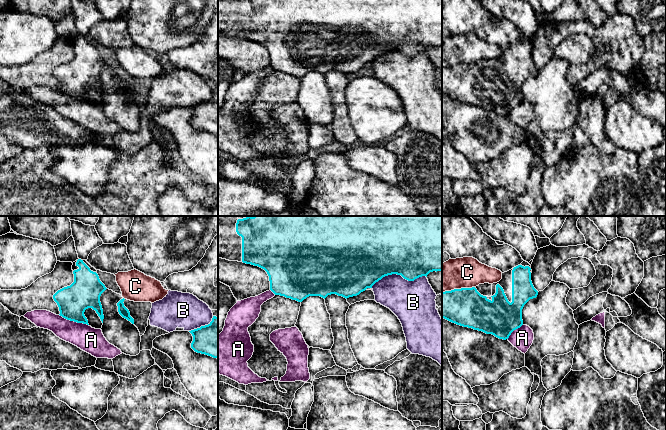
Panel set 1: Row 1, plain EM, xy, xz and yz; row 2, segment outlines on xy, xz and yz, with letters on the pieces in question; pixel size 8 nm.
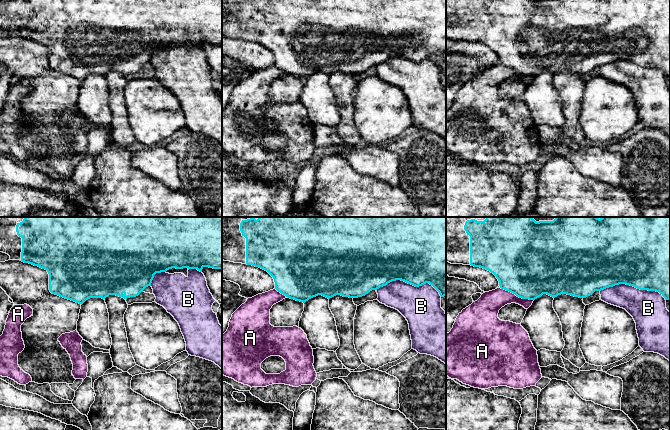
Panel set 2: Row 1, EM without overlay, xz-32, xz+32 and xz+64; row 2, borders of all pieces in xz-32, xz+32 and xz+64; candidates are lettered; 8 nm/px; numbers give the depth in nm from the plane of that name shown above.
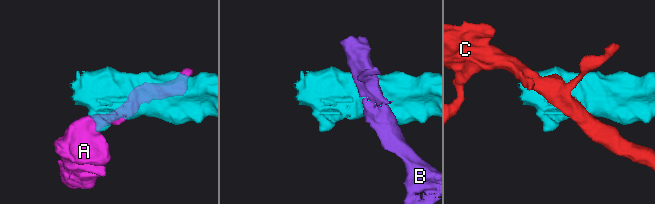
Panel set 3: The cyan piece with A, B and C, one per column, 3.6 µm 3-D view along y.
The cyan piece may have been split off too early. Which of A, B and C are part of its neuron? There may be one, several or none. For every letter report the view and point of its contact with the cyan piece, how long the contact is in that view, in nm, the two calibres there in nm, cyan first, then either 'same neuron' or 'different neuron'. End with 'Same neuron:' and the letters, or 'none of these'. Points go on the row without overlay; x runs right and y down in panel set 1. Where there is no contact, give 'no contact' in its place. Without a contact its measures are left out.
A: meets cyan in xy at (74, 97); contact 260 nm long; 240 nm thick on the cyan side, 200 nm on the other; different neuron
B: meets cyan in xz at (398, 50); contact 460 nm long; 440 nm thick on the cyan side, 340 nm on the other; different neuron
C: meets cyan in yz at (458, 65); contact 260 nm long; 300 nm thick on the cyan side, 260 nm on the other; different neuron
Same neuron: none of these

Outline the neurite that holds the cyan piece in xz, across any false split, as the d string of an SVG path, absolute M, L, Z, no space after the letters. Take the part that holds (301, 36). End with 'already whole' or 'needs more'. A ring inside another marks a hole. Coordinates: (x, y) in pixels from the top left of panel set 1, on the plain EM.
M218 0L218 33L238 37L264 45L270 57L270 66L275 71L302 78L309 72L326 74L336 70L344 74L359 71L383 53L397 50L408 57L426 52L433 47L442 47L442 0Z; needs more

